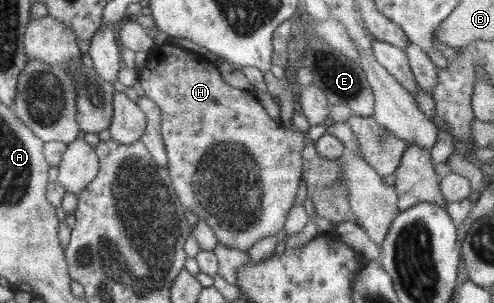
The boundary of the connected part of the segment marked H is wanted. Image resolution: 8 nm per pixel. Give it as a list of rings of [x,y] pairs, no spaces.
[[[155,45],[149,52],[145,66],[139,68],[139,81],[144,95],[158,104],[161,111],[161,136],[166,148],[168,167],[166,167],[174,186],[176,197],[180,200],[184,209],[203,219],[214,231],[219,244],[232,249],[239,249],[247,252],[258,241],[266,237],[277,237],[281,229],[284,228],[290,208],[297,201],[297,193],[302,179],[302,152],[306,140],[306,134],[293,126],[286,128],[282,122],[276,122],[274,118],[268,116],[268,112],[258,102],[255,95],[243,89],[238,89],[228,85],[218,71],[217,64],[212,63],[205,57],[198,56],[191,50],[172,45]]]

